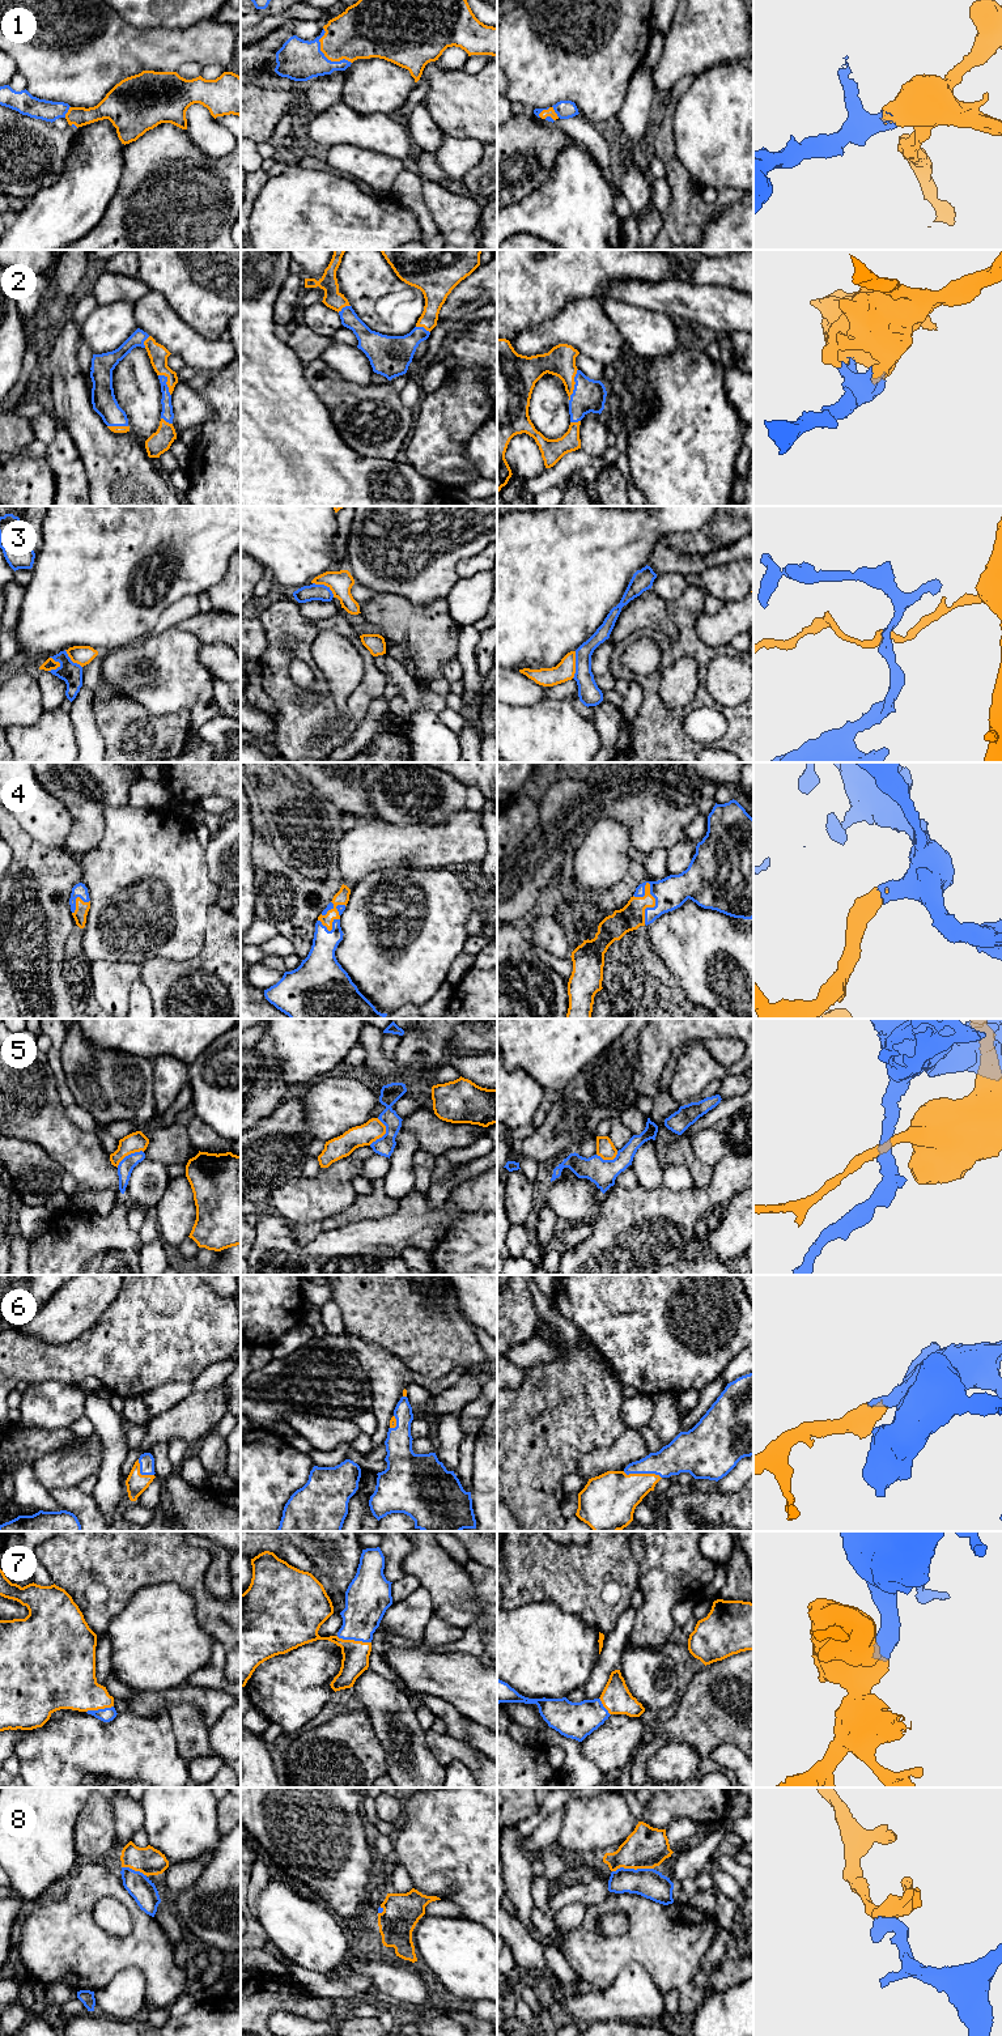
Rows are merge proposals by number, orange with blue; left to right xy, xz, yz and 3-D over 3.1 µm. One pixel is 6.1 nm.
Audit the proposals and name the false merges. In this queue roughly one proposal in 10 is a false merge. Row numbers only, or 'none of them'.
3, 5

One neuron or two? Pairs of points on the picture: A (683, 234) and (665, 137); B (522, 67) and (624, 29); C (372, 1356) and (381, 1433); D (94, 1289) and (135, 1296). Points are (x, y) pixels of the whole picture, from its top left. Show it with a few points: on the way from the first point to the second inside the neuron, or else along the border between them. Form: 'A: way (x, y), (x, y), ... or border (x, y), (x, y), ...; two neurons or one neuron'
A: way (683, 211), (683, 186), (671, 161); one neuron
B: way (547, 59), (587, 59), (599, 51); one neuron
C: way (383, 1376), (383, 1414); one neuron
D: border (120, 1288), (114, 1301), (98, 1317); two neurons

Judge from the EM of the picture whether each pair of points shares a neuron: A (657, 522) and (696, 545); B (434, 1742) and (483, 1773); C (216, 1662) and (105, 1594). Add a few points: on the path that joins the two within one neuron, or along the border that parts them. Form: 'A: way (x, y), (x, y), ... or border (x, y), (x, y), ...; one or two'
A: border (705, 525), (692, 531), (670, 532), (665, 538); two
B: way (446, 1748), (462, 1751), (472, 1762); one
C: border (216, 1639), (224, 1649), (224, 1677), (226, 1679); two

